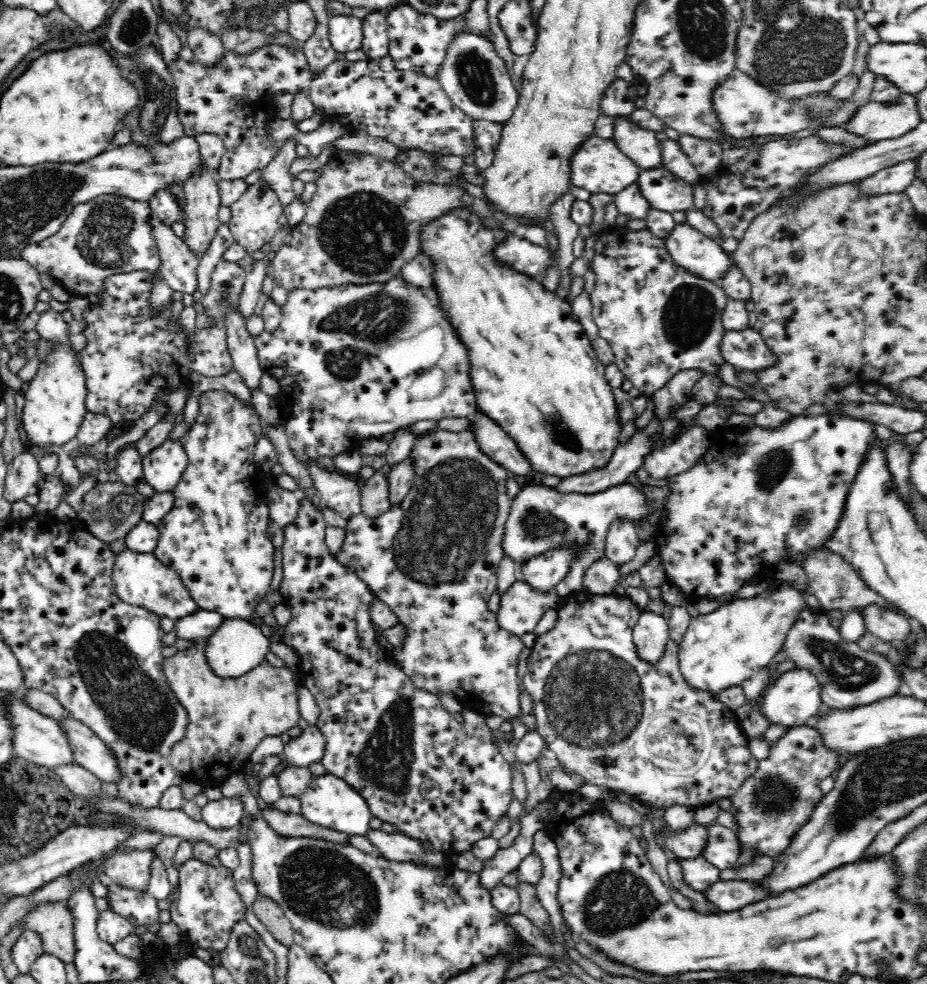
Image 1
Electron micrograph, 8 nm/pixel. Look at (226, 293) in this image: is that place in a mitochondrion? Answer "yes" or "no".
yes

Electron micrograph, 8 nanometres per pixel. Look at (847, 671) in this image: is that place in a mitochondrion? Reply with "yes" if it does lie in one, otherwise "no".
yes

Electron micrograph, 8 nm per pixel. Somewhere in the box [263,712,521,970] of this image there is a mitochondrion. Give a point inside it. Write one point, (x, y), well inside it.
(324, 886)

